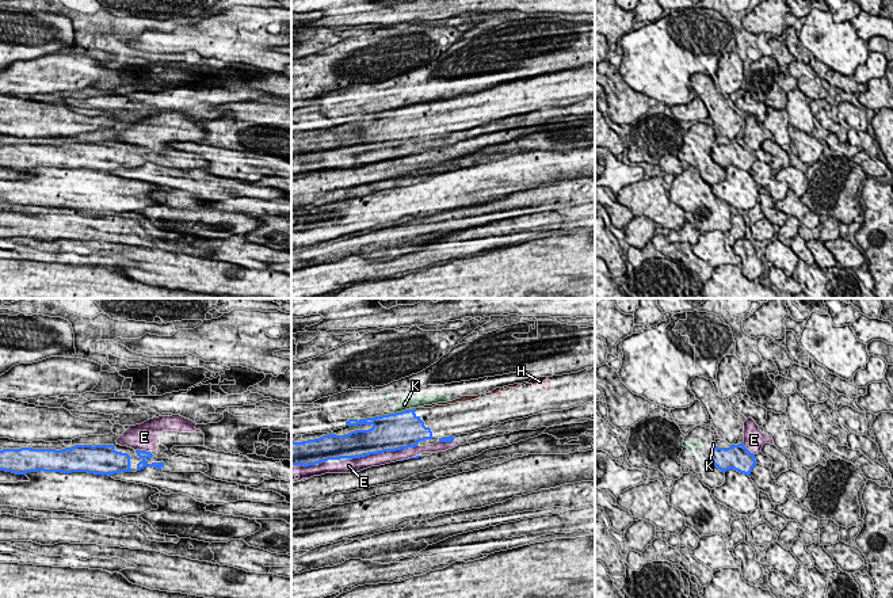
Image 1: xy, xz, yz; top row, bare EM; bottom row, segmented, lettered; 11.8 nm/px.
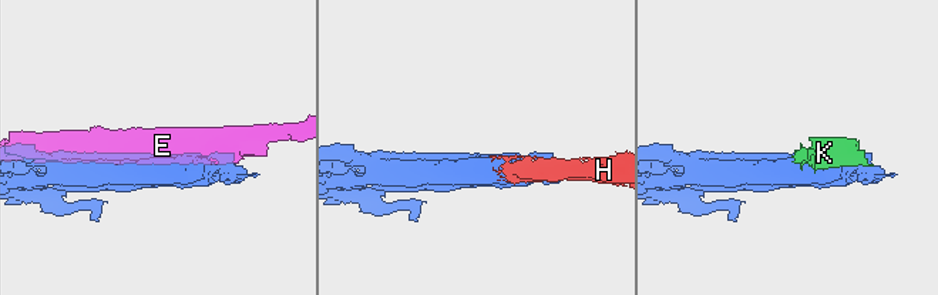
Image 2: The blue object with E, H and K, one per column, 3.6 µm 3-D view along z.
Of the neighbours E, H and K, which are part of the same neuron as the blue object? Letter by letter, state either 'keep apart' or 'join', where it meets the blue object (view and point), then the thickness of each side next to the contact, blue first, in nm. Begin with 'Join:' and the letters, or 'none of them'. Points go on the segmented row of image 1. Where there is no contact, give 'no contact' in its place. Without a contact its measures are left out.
Join: H
E: keep apart | xz (382, 452) | 440/160 nm
H: join | xz (411, 410) | 420/30 nm
K: keep apart | xz (396, 412) | 440/130 nm

